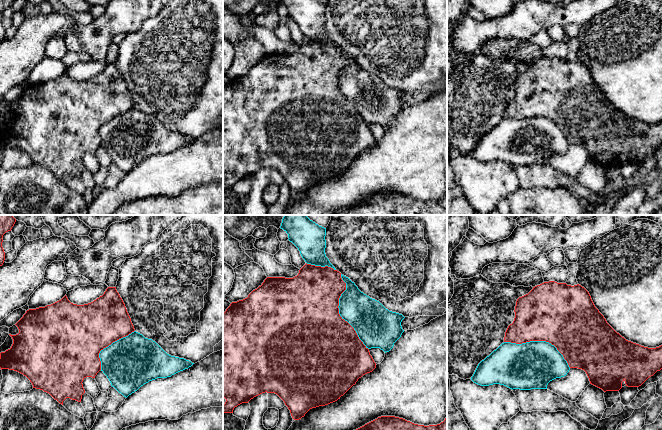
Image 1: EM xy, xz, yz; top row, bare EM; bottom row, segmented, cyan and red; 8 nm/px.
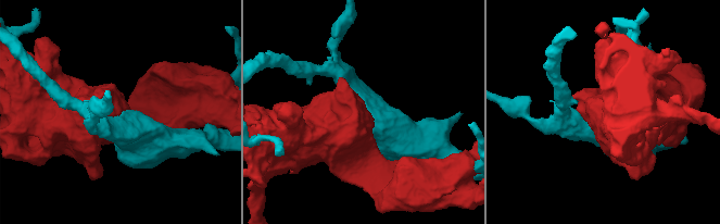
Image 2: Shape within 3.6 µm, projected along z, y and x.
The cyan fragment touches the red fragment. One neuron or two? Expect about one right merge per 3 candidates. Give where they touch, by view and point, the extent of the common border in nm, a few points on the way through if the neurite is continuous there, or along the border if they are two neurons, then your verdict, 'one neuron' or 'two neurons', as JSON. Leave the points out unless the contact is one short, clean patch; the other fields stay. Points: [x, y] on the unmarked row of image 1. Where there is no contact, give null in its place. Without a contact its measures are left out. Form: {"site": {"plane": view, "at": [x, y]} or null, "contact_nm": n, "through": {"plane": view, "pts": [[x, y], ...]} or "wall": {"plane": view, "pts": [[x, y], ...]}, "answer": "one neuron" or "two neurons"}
{"site": {"plane": "xz", "at": [339, 88]}, "contact_nm": 650, "answer": "two neurons"}

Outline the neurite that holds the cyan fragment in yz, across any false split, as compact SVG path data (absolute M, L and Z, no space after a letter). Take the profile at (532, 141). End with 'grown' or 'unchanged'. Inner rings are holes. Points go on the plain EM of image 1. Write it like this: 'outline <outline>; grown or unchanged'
outline M504 118L478 140L471 156L481 162L500 160L512 166L547 165L550 157L566 152L569 146L563 131L549 118Z; unchanged

